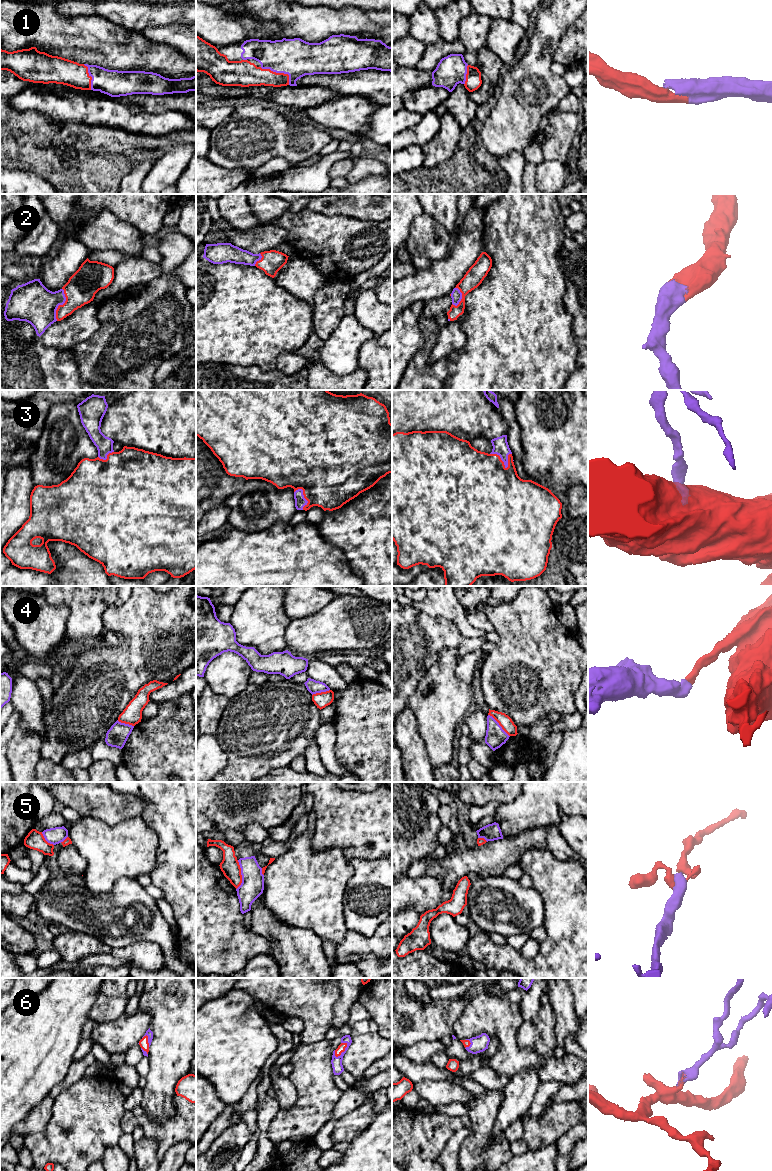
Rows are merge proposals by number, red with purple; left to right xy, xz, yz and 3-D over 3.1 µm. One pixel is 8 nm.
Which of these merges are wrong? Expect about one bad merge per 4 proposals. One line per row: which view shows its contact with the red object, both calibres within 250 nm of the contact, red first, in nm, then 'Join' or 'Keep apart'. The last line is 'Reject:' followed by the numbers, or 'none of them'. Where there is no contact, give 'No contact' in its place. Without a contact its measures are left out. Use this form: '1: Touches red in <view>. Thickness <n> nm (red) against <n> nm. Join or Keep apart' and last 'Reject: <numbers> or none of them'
1: Touches red in xz. Thickness 190 nm (red) against 300 nm. Join
2: Touches red in xy. Thickness 240 nm (red) against 320 nm. Join
3: Touches red in yz. Thickness 480 nm (red) against 130 nm. Join
4: Touches red in yz. Thickness 100 nm (red) against 160 nm. Keep apart
5: Touches red in xz. Thickness 150 nm (red) against 190 nm. Keep apart
6: Touches red in xz. Thickness 60 nm (red) against 90 nm. Join
Reject: 4, 5

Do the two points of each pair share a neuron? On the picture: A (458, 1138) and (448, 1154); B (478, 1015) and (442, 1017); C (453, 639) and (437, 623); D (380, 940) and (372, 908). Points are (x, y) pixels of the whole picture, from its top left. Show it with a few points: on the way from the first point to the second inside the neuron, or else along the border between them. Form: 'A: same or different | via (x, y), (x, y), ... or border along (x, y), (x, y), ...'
A: same | via (455, 1142), (451, 1150)
B: different | border along (469, 1002), (455, 1021), (451, 1033)
C: same | via (449, 635), (441, 627)
D: different | border along (381, 923), (369, 936), (363, 936), (354, 932)

